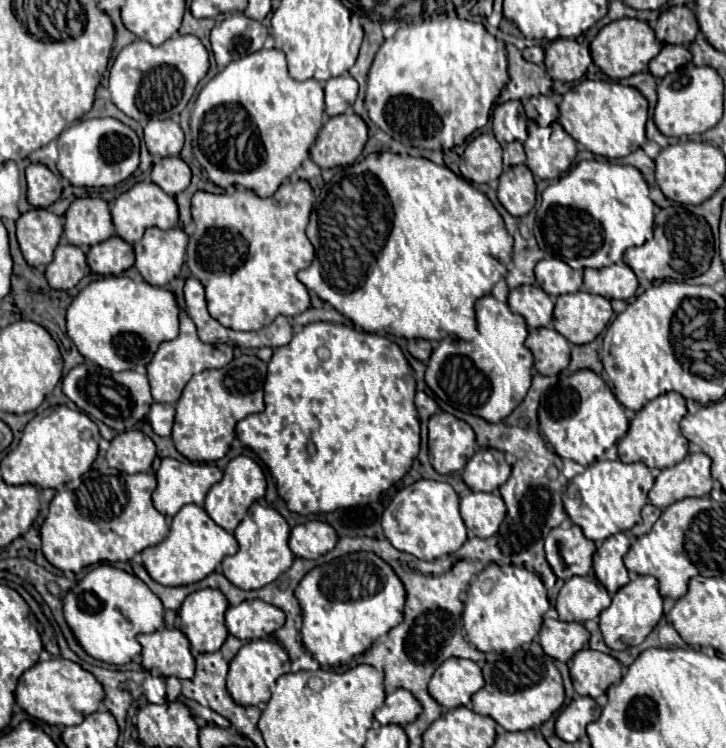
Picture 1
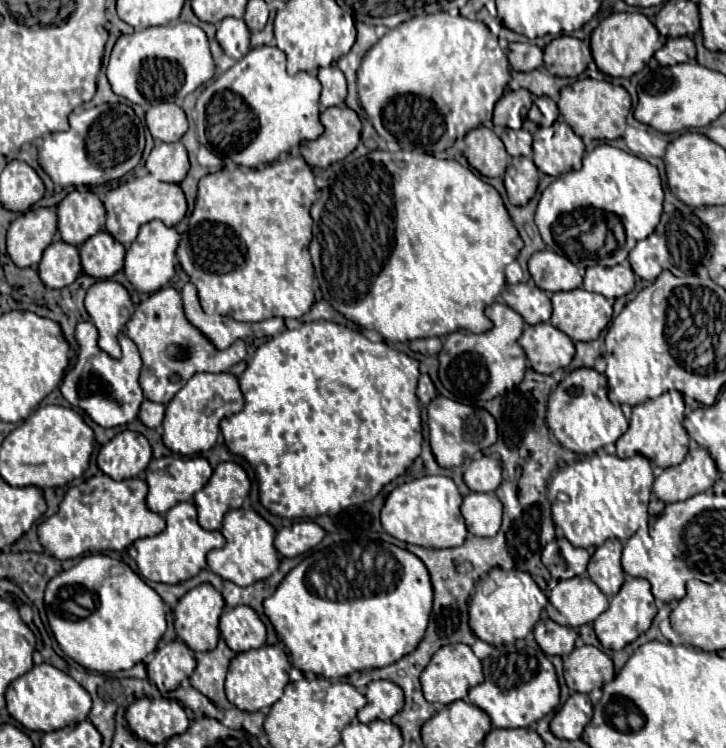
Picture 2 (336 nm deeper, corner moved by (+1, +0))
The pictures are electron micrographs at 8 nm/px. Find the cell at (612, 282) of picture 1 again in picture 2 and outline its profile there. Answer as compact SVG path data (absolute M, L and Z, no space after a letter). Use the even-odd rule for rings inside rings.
M628 262L618 266L590 266L584 274L584 290L592 290L596 294L604 294L610 302L620 296L626 296L634 288L634 272Z

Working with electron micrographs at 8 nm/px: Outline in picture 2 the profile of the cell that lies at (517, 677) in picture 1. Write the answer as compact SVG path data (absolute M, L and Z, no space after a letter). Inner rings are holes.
M532 634L522 644L508 644L494 648L494 652L482 660L484 682L474 686L468 696L470 702L482 708L496 728L528 728L540 718L550 714L560 702L558 678L552 662L544 656Z

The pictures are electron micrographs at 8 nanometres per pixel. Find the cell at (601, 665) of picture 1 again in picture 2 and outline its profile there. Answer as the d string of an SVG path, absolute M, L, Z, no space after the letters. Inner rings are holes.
M596 646L574 648L566 658L564 670L568 686L574 688L576 684L576 692L584 694L602 688L606 682L614 678L612 660Z

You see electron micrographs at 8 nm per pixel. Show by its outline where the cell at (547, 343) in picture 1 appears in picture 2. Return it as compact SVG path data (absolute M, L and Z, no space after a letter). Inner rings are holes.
M550 322L536 326L526 324L518 344L524 348L530 366L540 374L554 374L574 358L574 342Z

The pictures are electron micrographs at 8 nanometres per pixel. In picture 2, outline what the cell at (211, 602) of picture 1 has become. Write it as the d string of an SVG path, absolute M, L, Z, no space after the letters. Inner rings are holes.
M200 584L186 592L174 608L178 638L194 652L214 650L220 638L218 620L222 608L224 598L212 584Z

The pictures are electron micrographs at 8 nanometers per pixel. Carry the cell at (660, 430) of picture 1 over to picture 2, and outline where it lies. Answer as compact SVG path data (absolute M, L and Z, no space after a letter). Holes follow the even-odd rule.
M678 390L664 392L654 400L634 406L628 430L616 440L618 456L628 458L632 454L642 454L660 468L670 468L680 464L688 454L688 440L690 440L688 432L682 426L682 420L684 420L684 400Z

